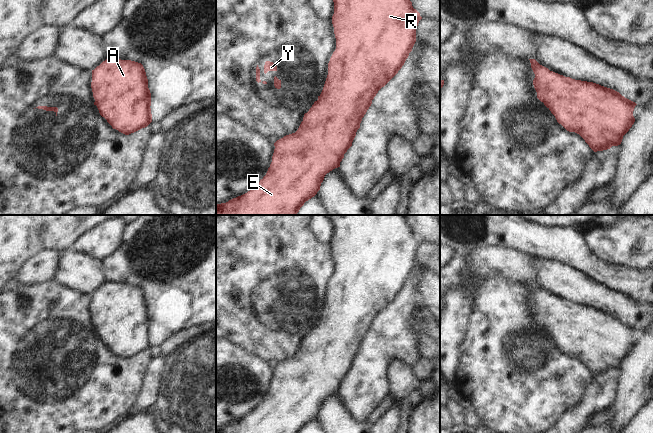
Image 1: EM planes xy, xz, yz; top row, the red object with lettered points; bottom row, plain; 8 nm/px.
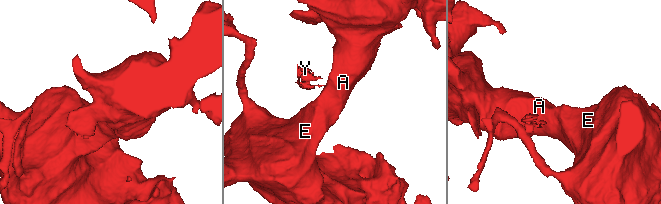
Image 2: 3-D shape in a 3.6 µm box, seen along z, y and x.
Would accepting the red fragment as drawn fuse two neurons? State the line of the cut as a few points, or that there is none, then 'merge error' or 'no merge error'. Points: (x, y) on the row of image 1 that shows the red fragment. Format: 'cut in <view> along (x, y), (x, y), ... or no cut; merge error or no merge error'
cut in xz along (319, 96), (318, 99); merge error

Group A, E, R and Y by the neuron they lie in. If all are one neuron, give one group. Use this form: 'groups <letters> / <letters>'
groups A E R / Y

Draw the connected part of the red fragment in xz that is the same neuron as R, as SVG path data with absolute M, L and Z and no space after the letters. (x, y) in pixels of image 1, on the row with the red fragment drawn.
M333 0L333 2L334 14L332 16L332 24L336 38L336 49L328 63L328 75L319 99L312 105L309 111L304 114L303 121L295 133L286 135L274 143L275 149L272 156L272 162L266 175L260 182L250 191L241 196L233 198L226 203L216 203L216 215L297 215L304 203L314 197L320 190L325 175L333 169L340 167L340 162L344 158L344 154L352 146L356 132L360 128L362 118L371 106L372 100L378 91L398 73L408 58L409 53L412 51L416 42L416 28L422 17L420 16L420 13L413 8L410 0Z

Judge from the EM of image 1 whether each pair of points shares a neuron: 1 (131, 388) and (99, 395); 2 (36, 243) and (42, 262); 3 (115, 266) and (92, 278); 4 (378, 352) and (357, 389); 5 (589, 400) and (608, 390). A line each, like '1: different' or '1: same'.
1: same
2: different
3: different
4: same
5: same

